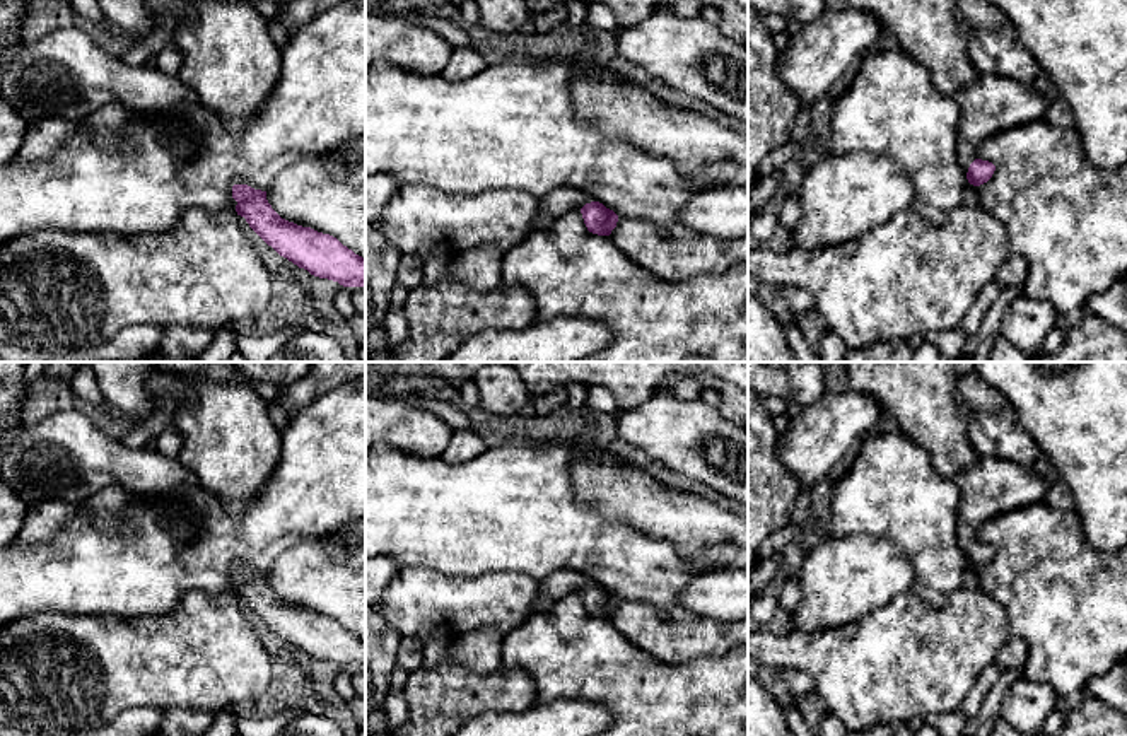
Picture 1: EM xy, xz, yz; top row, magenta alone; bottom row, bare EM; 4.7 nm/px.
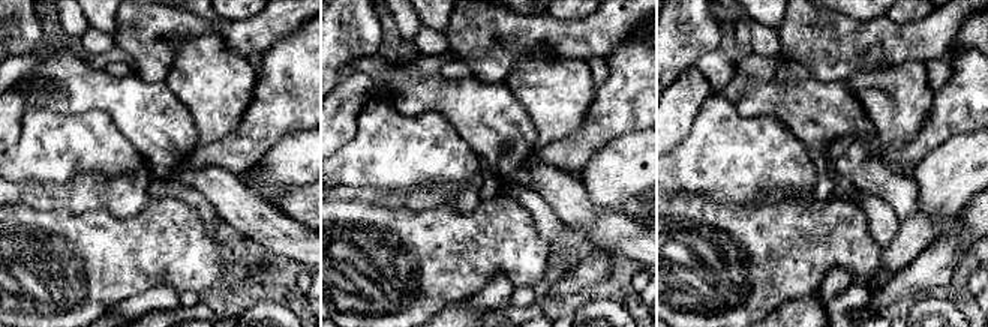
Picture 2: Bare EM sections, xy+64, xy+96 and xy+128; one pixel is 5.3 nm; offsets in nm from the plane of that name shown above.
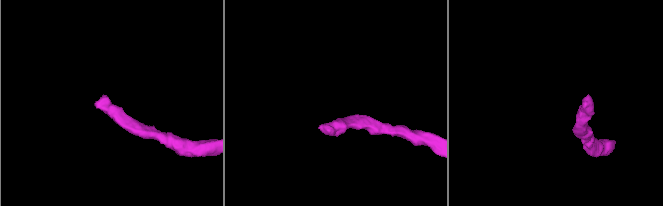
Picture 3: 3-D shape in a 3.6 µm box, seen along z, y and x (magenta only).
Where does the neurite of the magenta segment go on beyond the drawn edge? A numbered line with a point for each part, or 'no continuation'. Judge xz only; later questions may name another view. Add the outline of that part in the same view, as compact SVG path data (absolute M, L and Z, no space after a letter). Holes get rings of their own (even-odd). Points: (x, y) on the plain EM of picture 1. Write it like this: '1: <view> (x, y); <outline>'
1: xz (562, 583); M560 569L538 581L540 596L546 596L553 603L572 593L581 593L591 584L596 584L591 577L570 569Z

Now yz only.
1: yz (992, 487); M994 456L955 476L960 488L958 545L968 555L980 528L1013 509L1045 500L1050 483L1028 468Z

